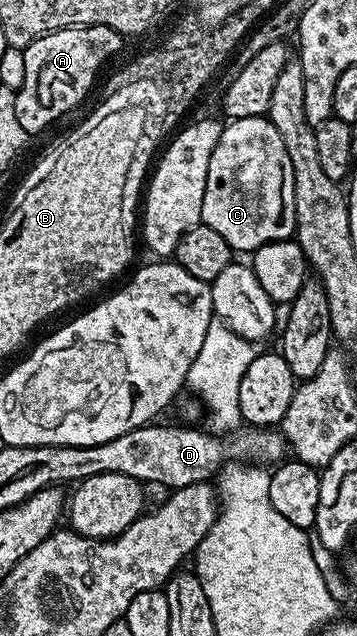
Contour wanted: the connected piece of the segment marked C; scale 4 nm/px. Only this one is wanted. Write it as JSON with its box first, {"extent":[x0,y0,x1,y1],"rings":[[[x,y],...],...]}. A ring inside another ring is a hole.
{"extent":[201,117,297,253],"rings":[[[268,117],[235,119],[222,126],[219,145],[215,145],[211,165],[207,165],[201,222],[215,229],[215,233],[219,233],[219,237],[237,253],[252,253],[268,243],[294,238],[297,230],[295,173],[291,169],[291,157],[287,157],[287,149],[283,149],[283,137]]]}

